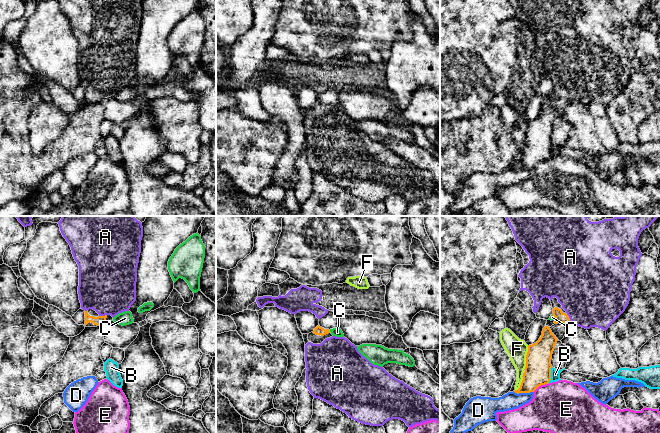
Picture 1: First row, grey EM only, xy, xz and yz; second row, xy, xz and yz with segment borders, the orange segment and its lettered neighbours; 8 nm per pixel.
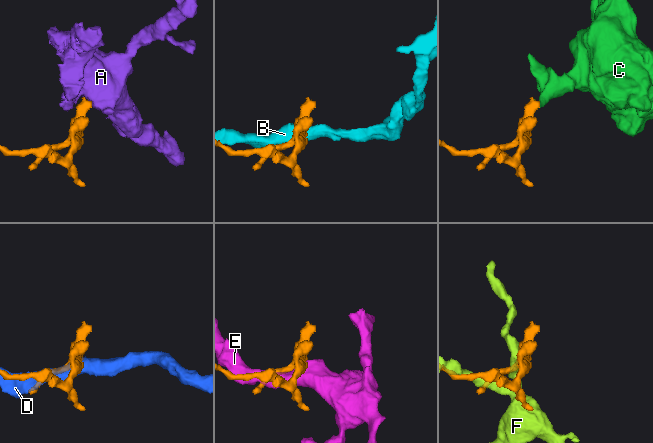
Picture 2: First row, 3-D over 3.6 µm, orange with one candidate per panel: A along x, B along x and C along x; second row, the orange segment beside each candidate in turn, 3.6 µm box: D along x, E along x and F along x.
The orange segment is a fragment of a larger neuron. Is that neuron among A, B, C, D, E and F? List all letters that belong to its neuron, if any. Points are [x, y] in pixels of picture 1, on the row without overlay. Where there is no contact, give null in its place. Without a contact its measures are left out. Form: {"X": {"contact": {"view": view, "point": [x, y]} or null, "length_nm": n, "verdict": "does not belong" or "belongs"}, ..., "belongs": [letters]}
{"A": {"contact": {"view": "yz", "point": [569, 95]}, "length_nm": 100, "verdict": "belongs"}, "B": {"contact": {"view": "yz", "point": [550, 151]}, "length_nm": 140, "verdict": "does not belong"}, "C": {"contact": {"view": "yz", "point": [554, 92]}, "length_nm": 50, "verdict": "does not belong"}, "D": {"contact": {"view": "yz", "point": [523, 168]}, "length_nm": 170, "verdict": "does not belong"}, "E": {"contact": {"view": "yz", "point": [540, 161]}, "length_nm": 140, "verdict": "does not belong"}, "F": {"contact": {"view": "yz", "point": [526, 133]}, "length_nm": 190, "verdict": "does not belong"}, "belongs": ["A"]}

